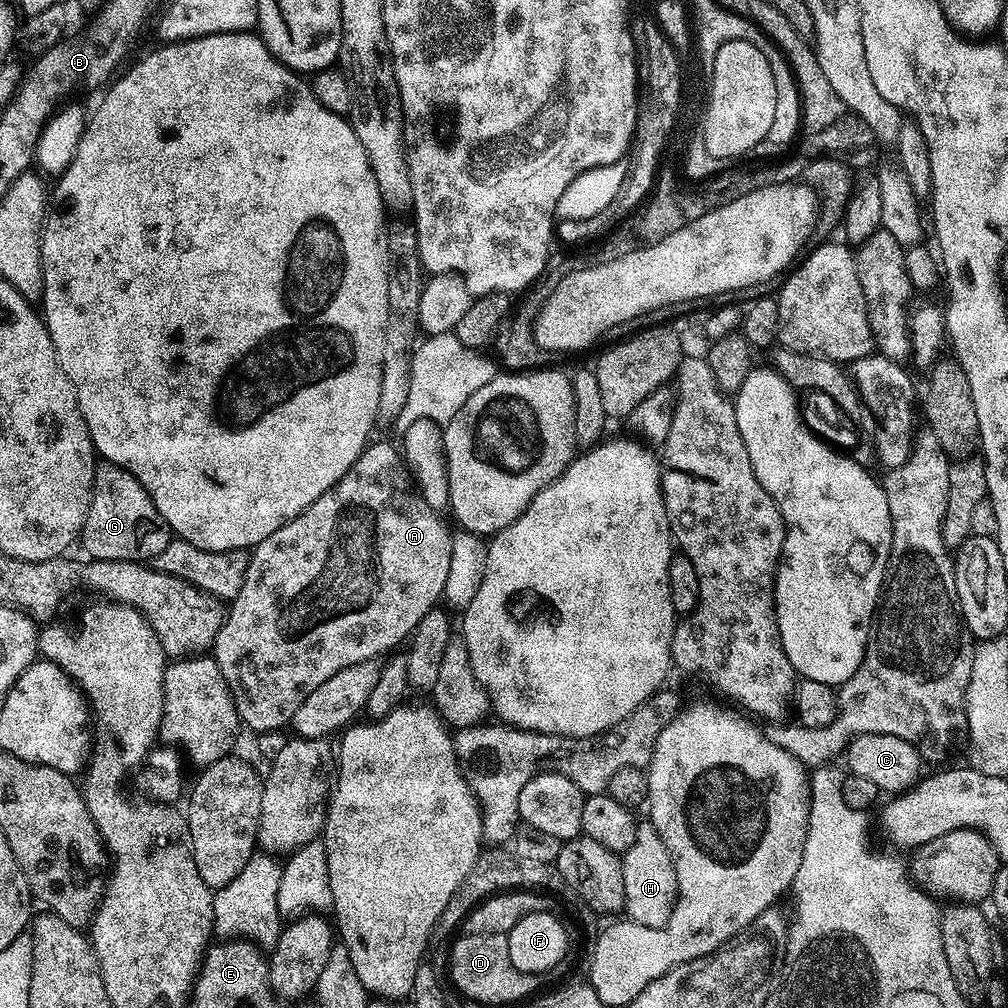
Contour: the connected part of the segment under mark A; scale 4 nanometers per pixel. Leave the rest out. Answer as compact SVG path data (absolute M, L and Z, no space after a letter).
M372 442L333 488L326 490L326 494L318 497L309 508L303 508L293 520L274 530L270 538L251 549L242 590L238 590L238 594L230 601L229 608L232 609L226 612L226 619L216 632L216 639L212 641L210 649L218 670L222 670L222 678L226 678L226 686L234 698L234 706L245 729L253 728L253 733L259 734L291 725L298 706L302 706L302 702L306 702L306 698L310 698L310 694L314 694L314 690L318 690L318 686L322 686L326 678L334 678L334 674L338 674L338 670L346 670L346 666L383 657L383 652L388 654L399 649L396 647L411 637L425 614L441 603L446 574L450 574L453 533L448 532L447 526L440 521L440 516L441 513L428 505L420 489L416 487L414 477L404 463L401 449L397 445L395 448L392 444Z

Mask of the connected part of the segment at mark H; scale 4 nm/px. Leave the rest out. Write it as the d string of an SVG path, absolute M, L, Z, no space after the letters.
M640 822L636 826L634 846L622 854L622 882L626 886L624 907L626 916L641 929L664 928L670 922L670 914L676 905L678 896L678 882L676 881L676 867L654 826L650 822Z

